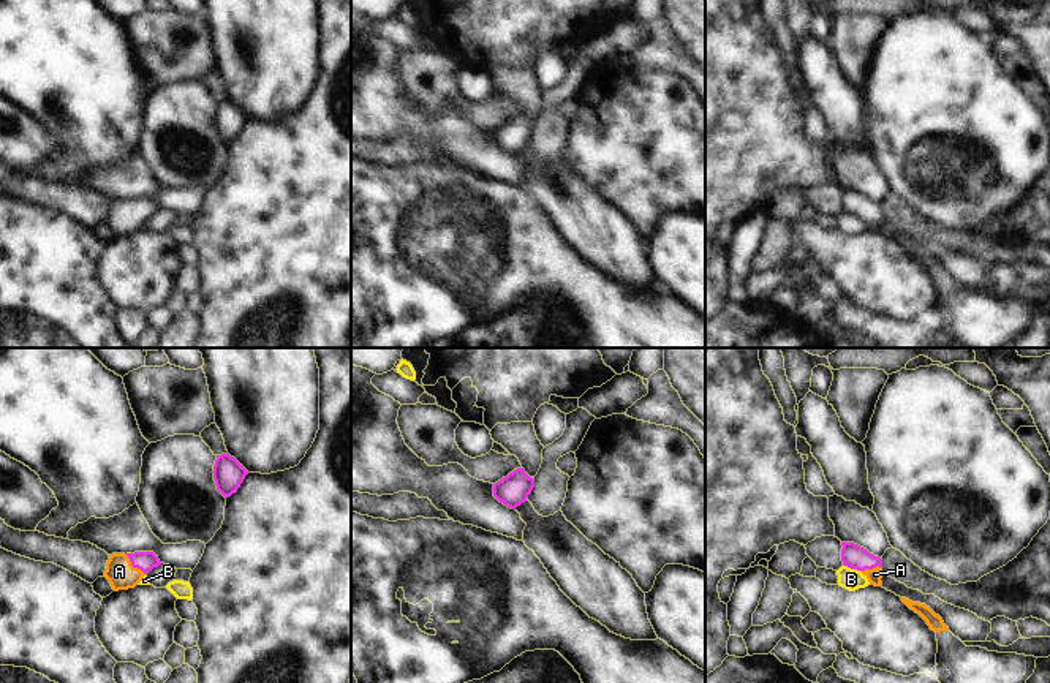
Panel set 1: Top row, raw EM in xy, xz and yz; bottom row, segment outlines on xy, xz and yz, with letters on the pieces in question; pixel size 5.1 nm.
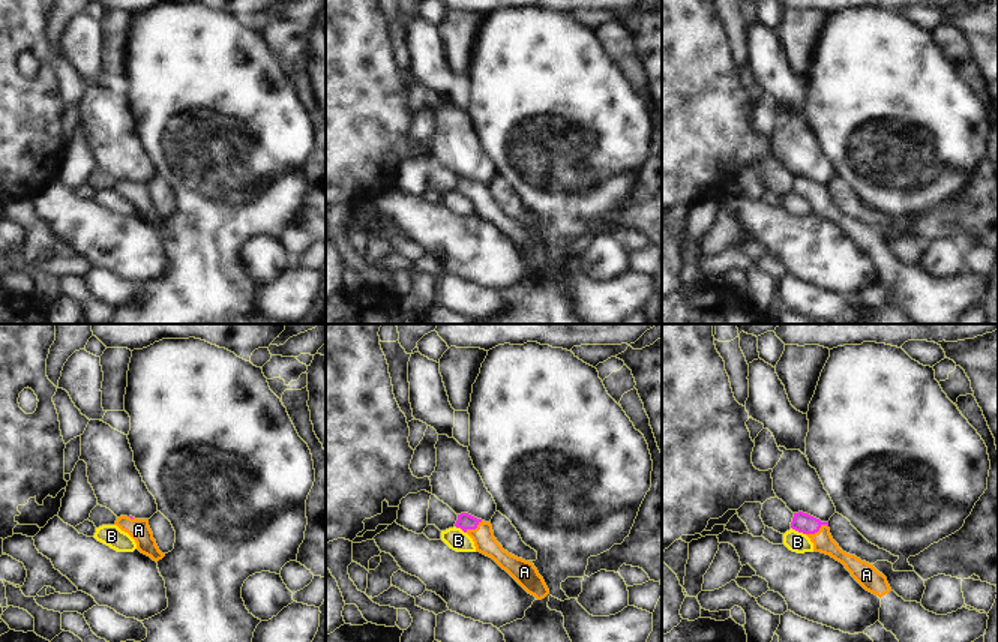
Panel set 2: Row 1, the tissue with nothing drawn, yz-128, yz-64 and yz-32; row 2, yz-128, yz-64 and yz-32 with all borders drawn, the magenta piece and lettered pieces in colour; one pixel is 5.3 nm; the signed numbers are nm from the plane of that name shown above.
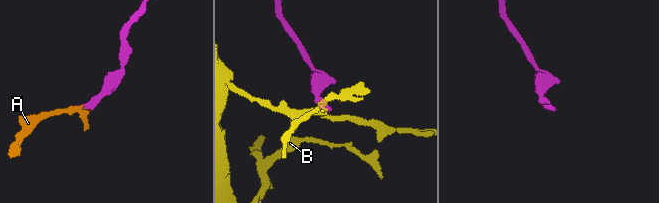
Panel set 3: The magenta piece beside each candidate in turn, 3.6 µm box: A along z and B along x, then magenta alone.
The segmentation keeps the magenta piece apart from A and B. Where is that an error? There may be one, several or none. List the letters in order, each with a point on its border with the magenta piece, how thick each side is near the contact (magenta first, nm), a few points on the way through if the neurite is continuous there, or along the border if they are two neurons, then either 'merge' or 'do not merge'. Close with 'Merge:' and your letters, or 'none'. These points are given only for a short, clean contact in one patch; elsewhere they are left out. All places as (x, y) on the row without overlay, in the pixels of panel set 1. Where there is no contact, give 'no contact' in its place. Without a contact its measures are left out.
A: meets magenta in xy at (133, 212); 100 nm thick on the magenta side, 140 nm on the other; runs through xy (146, 207), (133, 212), (127, 217), (119, 217); merge
B: meets magenta in yz at (853, 214); 120 nm thick on the magenta side, 110 nm on the other; border along yz (845, 211), (859, 217); do not merge
Merge: A

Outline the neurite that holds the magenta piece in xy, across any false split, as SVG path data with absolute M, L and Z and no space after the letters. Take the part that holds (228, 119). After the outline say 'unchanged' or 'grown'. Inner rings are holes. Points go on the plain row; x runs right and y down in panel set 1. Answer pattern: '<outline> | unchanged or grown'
M228 98L217 101L212 119L217 136L225 144L236 139L240 130L244 128L245 122L248 120L248 117Z | unchanged

